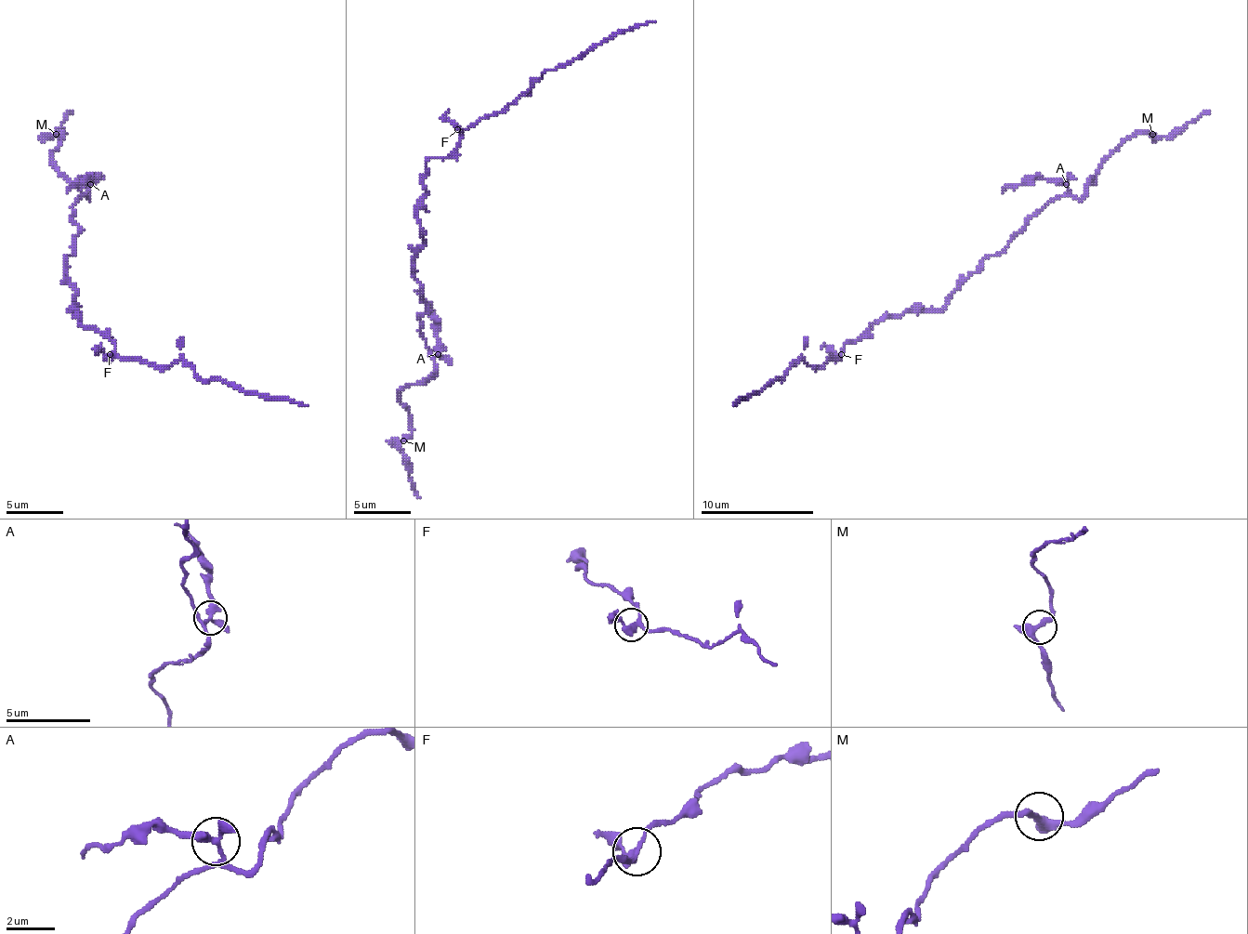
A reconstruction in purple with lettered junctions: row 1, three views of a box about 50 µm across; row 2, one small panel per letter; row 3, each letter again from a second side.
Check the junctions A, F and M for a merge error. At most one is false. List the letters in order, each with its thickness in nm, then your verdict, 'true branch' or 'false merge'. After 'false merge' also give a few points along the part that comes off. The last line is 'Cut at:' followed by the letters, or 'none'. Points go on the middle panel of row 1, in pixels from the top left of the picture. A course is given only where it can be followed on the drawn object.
A: calibre 280 nm; false merge; course (437, 353), (434, 313), (423, 296), (414, 291)
F: calibre 260 nm; true branch
M: calibre 280 nm; true branch
Cut at: A

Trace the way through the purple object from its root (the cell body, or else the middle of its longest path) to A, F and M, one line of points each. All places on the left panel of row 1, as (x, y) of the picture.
A: (72, 307), (75, 286), (67, 275), (67, 258), (72, 253), (72, 241), (78, 235), (72, 207), (89, 185)
F: (72, 307), (70, 309), (78, 315), (75, 318), (84, 326), (95, 326), (115, 346), (110, 354)
M: (72, 307), (72, 207), (86, 188), (53, 162), (64, 139), (56, 134)

